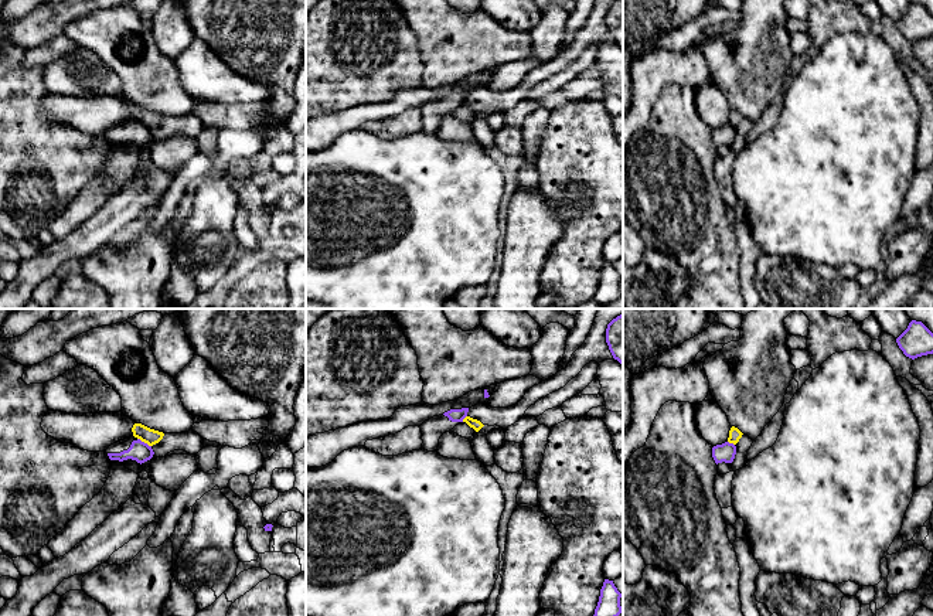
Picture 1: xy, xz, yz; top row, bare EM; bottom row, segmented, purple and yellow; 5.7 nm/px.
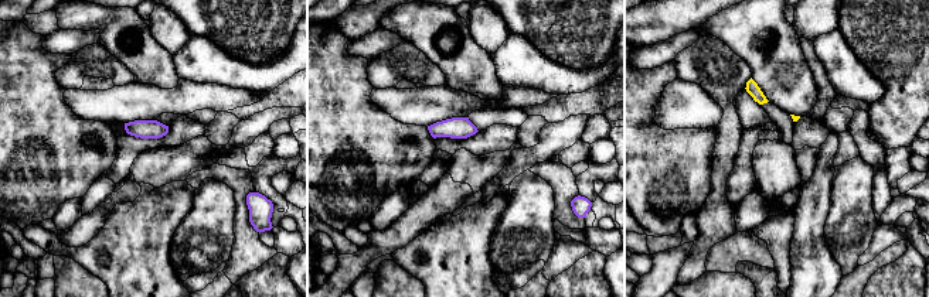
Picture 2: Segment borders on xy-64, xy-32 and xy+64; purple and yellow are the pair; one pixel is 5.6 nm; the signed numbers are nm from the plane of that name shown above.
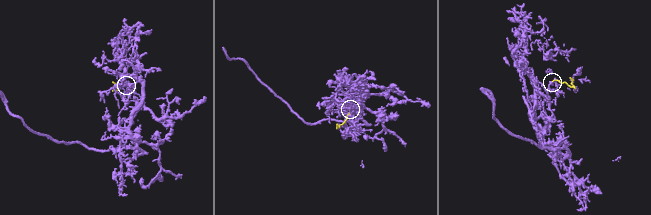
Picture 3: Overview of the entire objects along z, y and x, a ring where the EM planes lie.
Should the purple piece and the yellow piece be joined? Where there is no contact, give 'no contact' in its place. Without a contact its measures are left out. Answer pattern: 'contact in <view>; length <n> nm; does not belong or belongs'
contact in xy; length 90 nm; does not belong

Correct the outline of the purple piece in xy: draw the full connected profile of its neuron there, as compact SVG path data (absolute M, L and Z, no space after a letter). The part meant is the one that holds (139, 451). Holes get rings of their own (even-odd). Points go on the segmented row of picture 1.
M140 439L133 440L127 450L123 450L120 453L108 453L110 460L123 462L123 460L132 459L140 464L150 460L153 457L153 455L154 455L154 452L153 452L151 446L142 442Z

